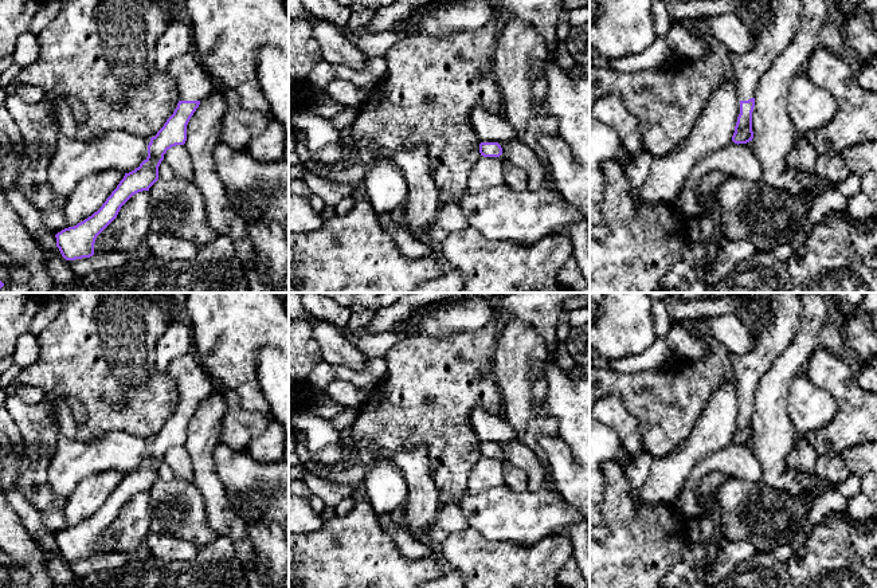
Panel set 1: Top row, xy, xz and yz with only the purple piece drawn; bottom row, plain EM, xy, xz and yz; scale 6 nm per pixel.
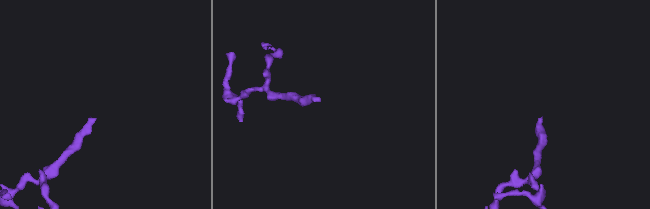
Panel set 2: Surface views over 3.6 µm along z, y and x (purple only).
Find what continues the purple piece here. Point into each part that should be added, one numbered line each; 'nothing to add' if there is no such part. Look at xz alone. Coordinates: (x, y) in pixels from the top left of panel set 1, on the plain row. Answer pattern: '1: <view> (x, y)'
1: xz (516, 479)

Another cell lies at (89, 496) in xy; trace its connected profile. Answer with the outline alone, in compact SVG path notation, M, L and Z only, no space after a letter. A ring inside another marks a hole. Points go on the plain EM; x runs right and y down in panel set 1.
M113 470L81 481L64 505L67 529L77 526L97 513L124 477L125 474Z

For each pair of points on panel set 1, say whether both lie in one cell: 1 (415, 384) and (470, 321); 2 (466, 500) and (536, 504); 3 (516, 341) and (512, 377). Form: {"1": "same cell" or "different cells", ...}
{"1": "different cells", "2": "same cell", "3": "same cell"}

